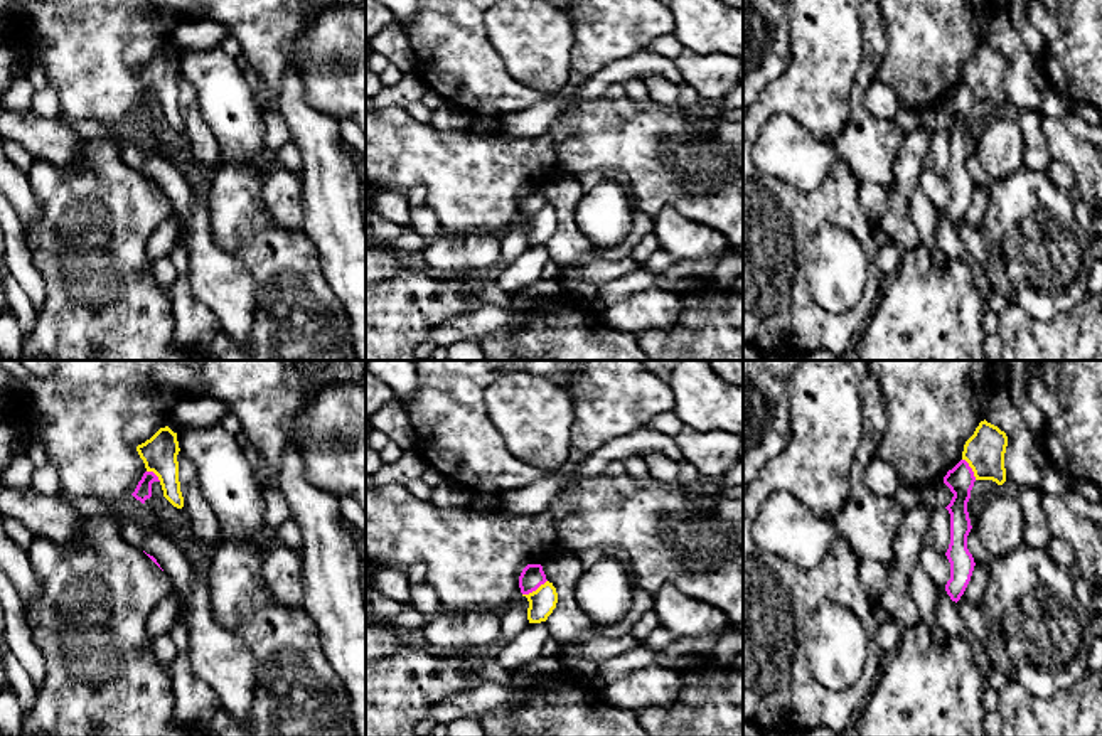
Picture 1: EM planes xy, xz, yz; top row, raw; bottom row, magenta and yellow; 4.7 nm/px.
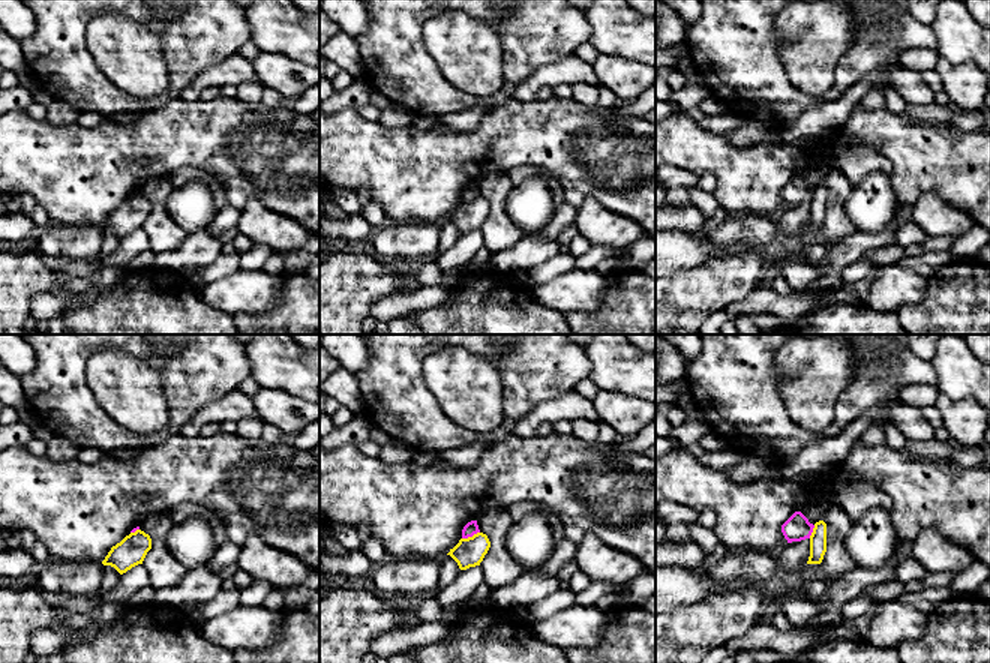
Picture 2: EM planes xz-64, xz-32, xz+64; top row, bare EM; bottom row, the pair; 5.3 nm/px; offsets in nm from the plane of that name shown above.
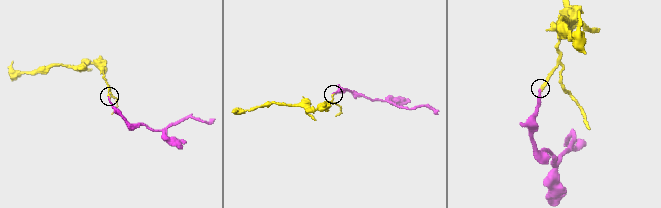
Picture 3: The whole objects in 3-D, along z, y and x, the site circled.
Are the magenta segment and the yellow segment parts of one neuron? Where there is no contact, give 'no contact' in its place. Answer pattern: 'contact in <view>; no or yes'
contact in xz; no

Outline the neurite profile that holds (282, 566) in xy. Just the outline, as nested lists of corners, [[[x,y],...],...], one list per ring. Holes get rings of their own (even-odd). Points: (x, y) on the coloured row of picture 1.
[[[270,544],[263,556],[263,579],[278,603],[302,606],[303,557],[300,551]]]

